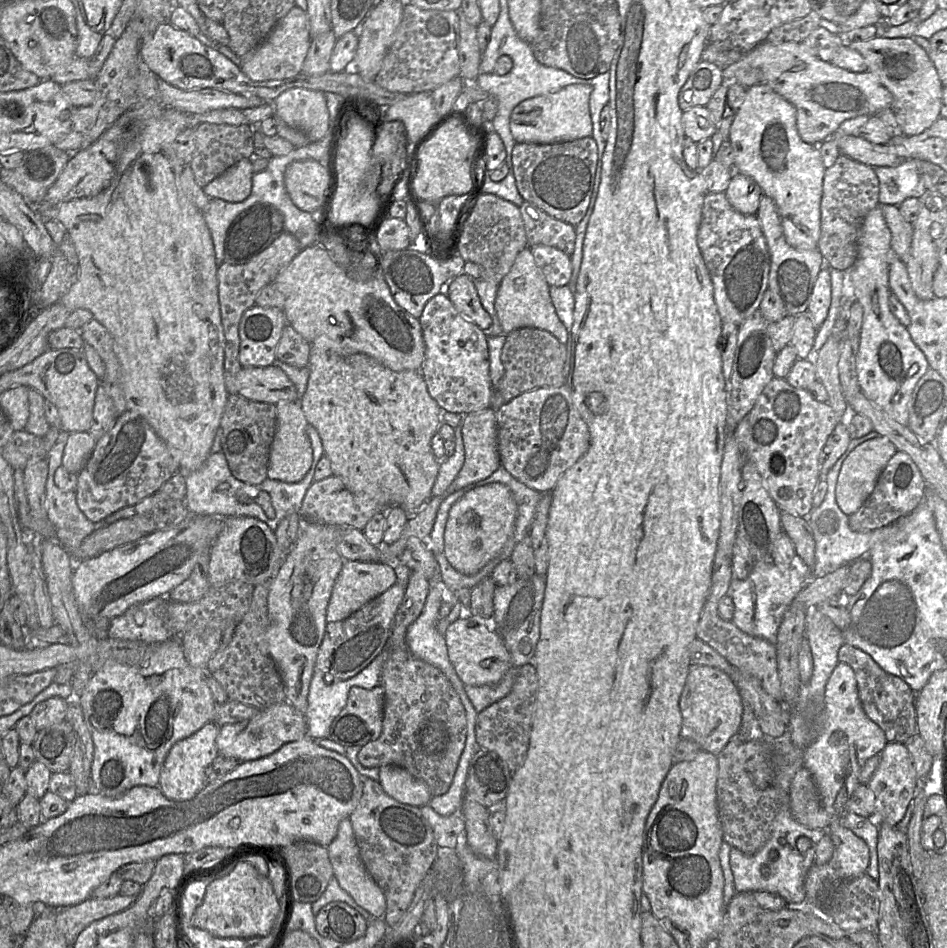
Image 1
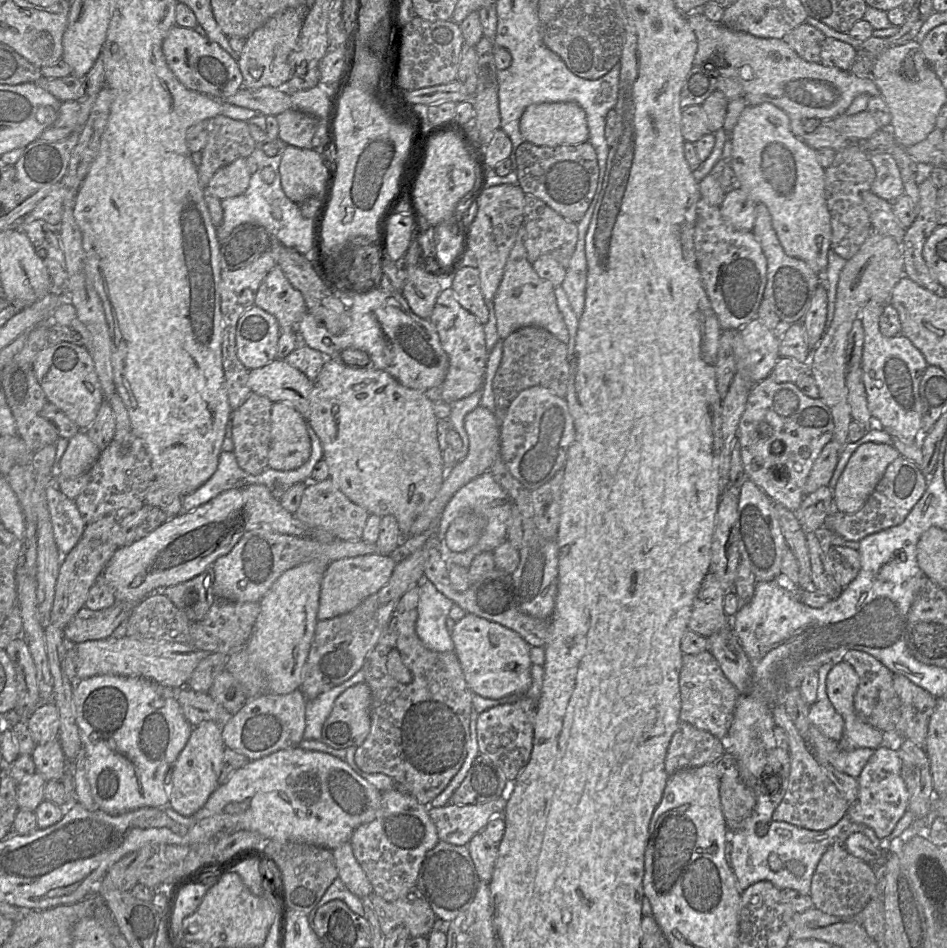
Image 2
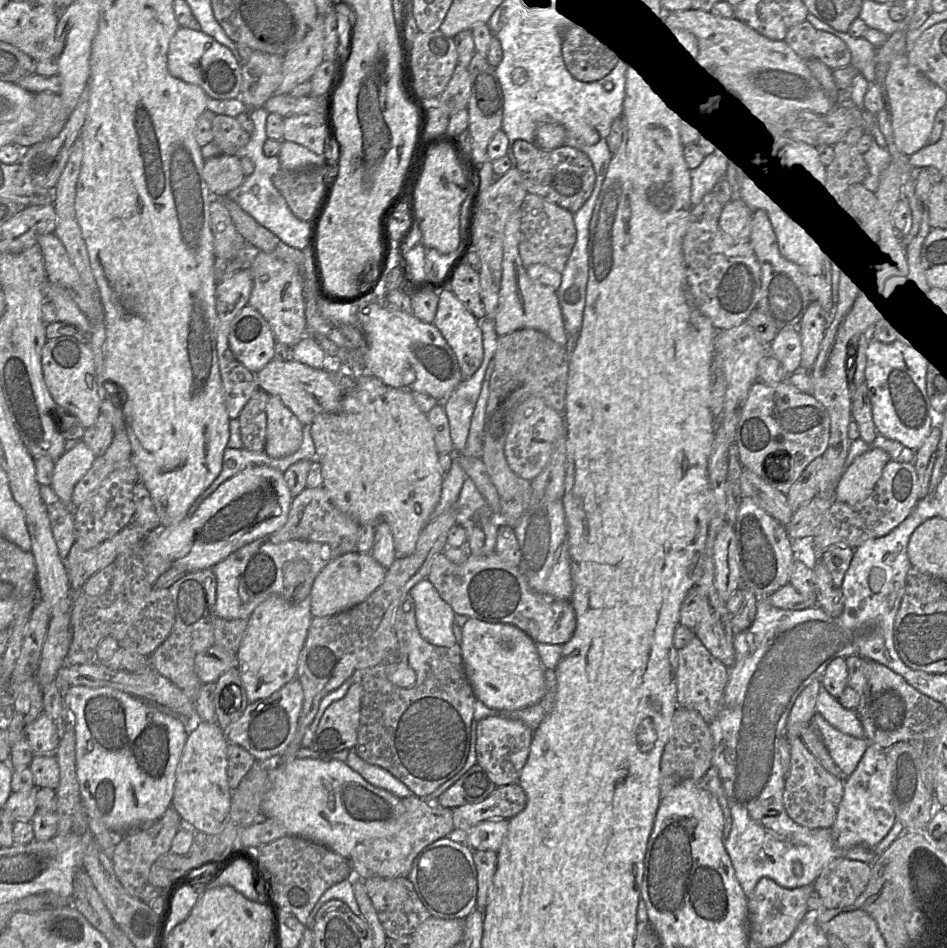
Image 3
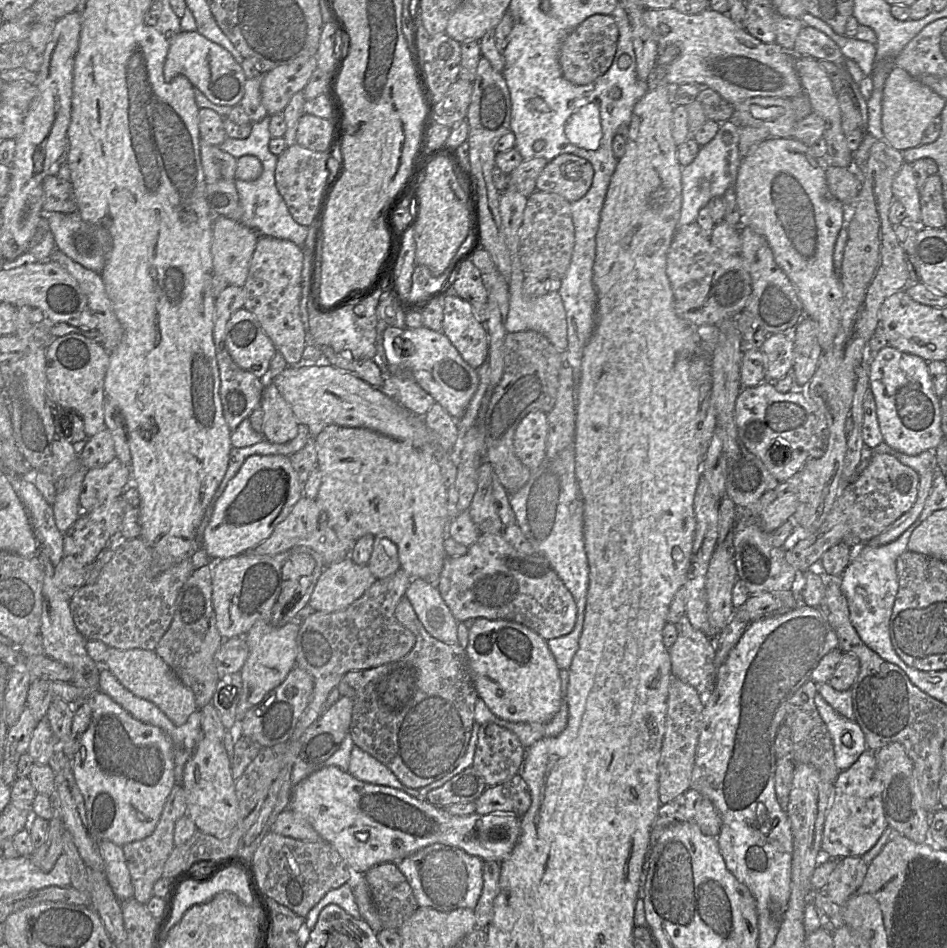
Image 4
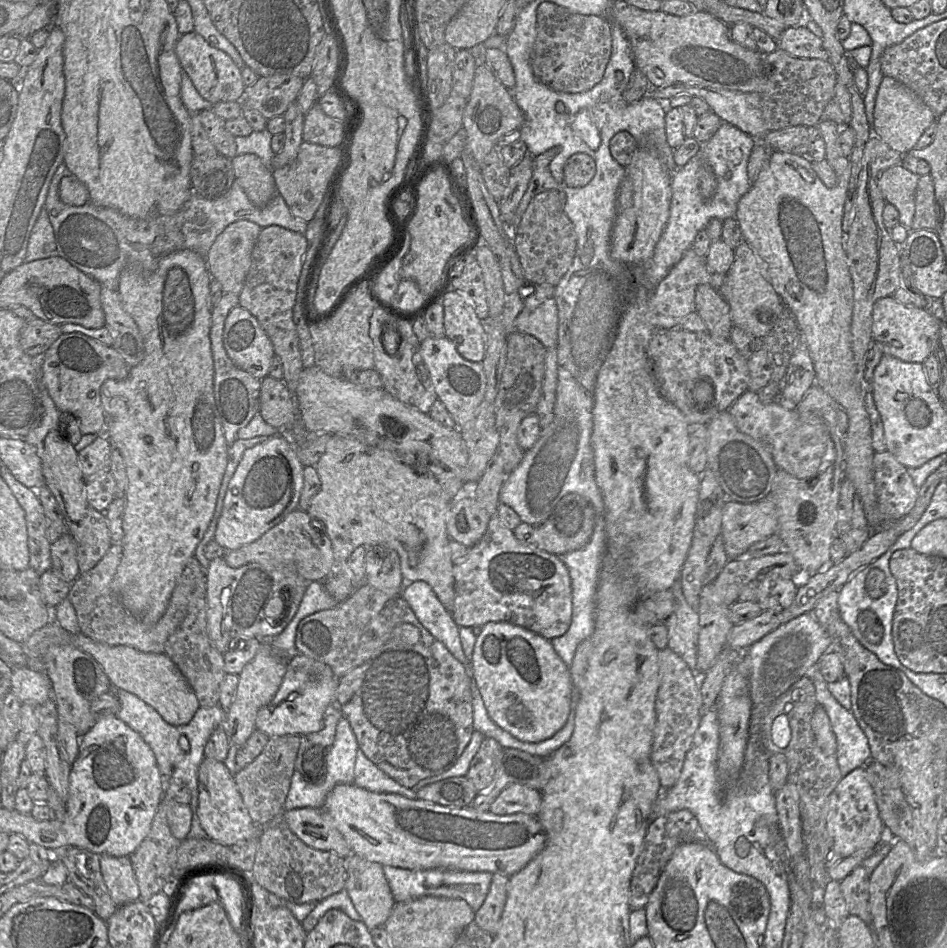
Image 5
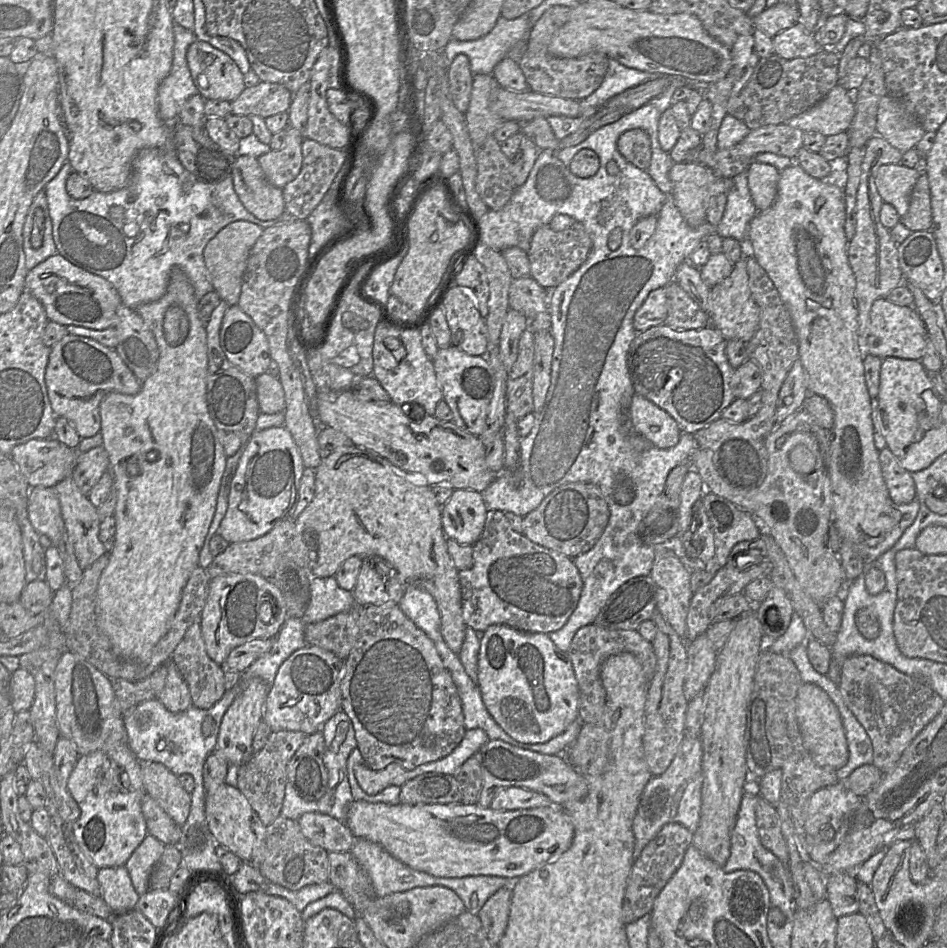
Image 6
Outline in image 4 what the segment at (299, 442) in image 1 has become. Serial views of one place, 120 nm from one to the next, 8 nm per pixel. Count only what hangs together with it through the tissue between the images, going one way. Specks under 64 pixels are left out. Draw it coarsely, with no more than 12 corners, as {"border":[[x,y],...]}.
{"border":[[264,381],[263,437],[284,444],[298,421],[278,389]]}

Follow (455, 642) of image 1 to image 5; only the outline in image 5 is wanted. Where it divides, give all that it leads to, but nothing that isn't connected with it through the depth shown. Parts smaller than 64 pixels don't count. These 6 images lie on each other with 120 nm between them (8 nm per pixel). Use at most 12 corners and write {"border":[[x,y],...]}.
{"border":[[489,622],[469,660],[490,719],[557,733],[572,680],[550,640]]}

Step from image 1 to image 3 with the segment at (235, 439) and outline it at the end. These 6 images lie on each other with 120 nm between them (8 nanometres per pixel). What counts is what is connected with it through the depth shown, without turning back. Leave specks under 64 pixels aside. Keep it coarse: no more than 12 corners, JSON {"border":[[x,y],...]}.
{"border":[[257,389],[237,418],[243,448],[265,452],[268,399]]}

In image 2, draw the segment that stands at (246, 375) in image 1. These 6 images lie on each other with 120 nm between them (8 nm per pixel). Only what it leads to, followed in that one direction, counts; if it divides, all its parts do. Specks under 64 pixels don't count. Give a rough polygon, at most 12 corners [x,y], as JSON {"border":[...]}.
{"border":[[283,359],[250,370],[253,393],[308,418],[314,382]]}

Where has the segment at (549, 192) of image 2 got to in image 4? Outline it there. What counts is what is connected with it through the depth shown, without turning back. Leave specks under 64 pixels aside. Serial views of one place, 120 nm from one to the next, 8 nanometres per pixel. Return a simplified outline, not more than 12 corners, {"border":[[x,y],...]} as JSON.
{"border":[[563,153],[547,163],[536,189],[569,202],[594,177],[585,158]]}

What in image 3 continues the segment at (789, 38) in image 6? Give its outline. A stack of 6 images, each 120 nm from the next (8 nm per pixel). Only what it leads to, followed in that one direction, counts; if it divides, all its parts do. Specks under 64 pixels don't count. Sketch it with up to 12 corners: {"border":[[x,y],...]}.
{"border":[[816,30],[813,58],[834,70],[850,65],[840,38]]}

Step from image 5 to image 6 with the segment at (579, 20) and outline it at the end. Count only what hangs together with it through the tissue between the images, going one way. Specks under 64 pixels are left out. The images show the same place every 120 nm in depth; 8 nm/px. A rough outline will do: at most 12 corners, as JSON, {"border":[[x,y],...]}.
{"border":[[550,7],[532,26],[518,61],[528,90],[582,100],[601,85],[609,60],[548,51],[570,19]]}

